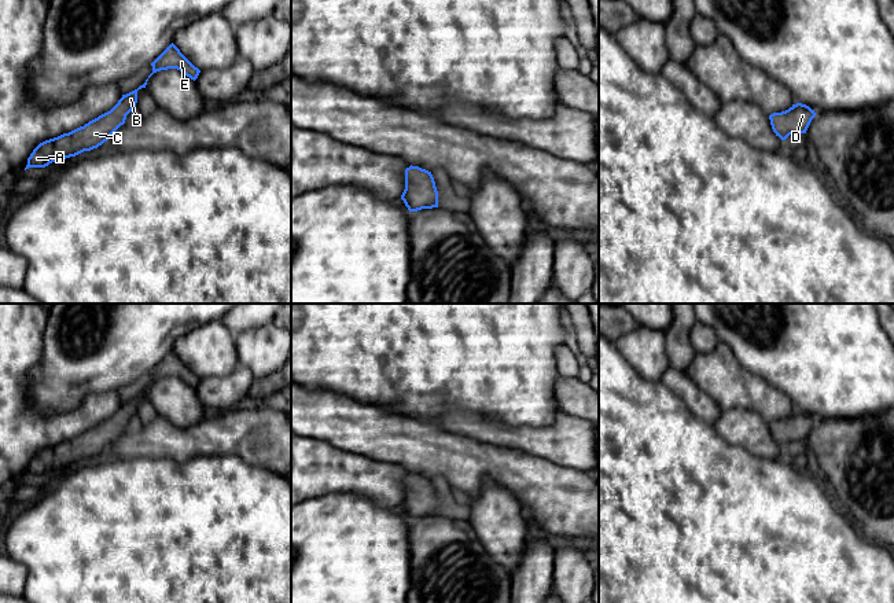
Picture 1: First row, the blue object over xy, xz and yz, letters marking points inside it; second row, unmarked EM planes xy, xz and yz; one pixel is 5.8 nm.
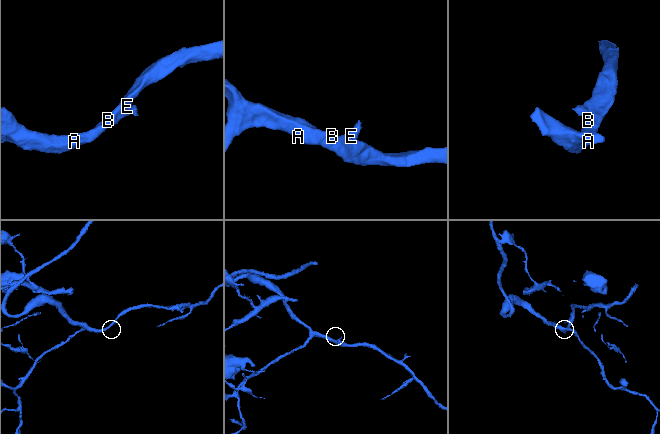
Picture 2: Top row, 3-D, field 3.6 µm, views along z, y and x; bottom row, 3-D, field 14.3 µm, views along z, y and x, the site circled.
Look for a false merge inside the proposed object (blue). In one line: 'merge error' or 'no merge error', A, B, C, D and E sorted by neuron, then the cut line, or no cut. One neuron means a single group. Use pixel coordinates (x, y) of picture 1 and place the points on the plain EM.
no merge error; A B C D E; no cut

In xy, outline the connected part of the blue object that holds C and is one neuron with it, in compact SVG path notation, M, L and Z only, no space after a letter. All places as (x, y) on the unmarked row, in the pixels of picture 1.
M148 386L137 397L122 402L110 419L89 429L84 434L40 451L27 466L25 478L29 475L45 475L52 470L60 470L102 453L125 431L126 423L136 416L137 398L146 396L147 389Z

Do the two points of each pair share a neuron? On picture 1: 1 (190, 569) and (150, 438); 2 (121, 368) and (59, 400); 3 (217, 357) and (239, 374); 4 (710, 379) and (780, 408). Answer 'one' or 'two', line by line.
1: two
2: one
3: two
4: one

